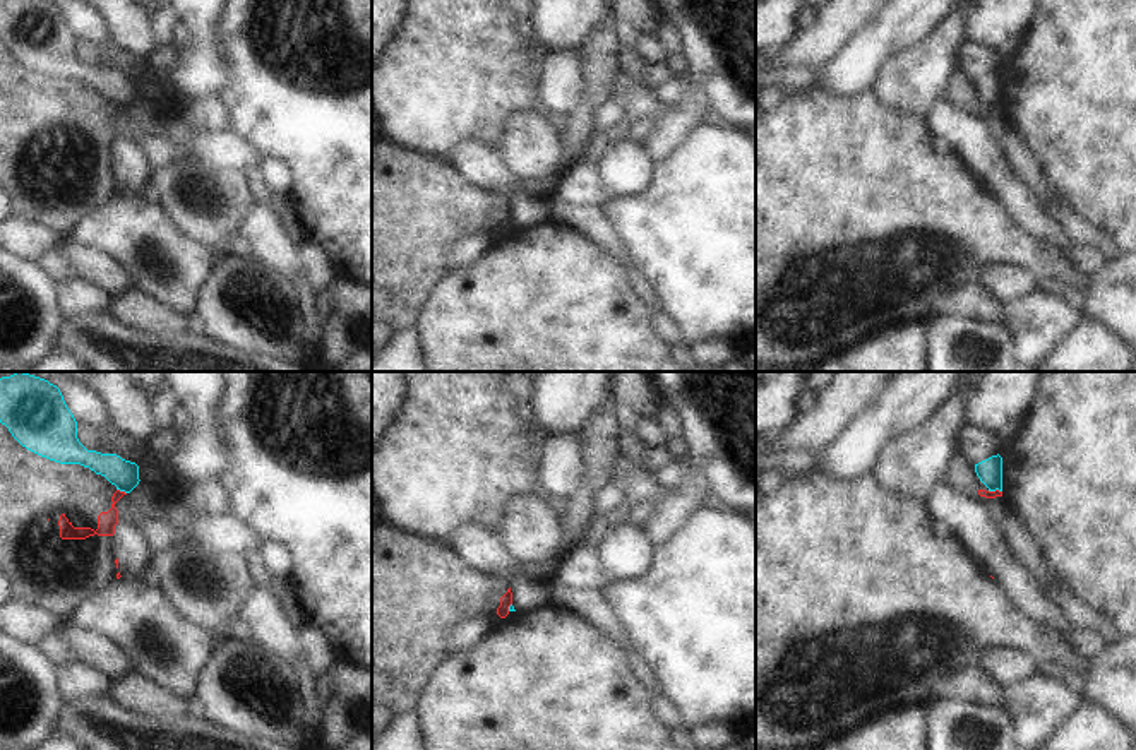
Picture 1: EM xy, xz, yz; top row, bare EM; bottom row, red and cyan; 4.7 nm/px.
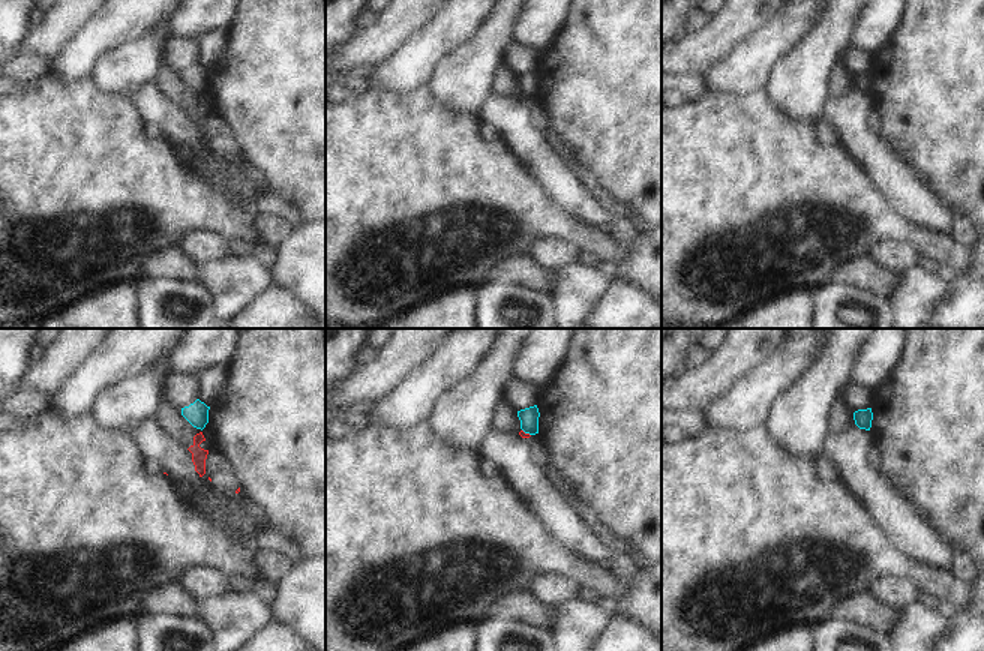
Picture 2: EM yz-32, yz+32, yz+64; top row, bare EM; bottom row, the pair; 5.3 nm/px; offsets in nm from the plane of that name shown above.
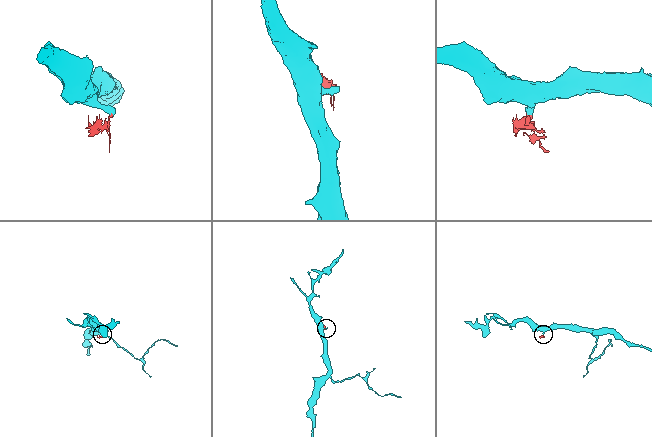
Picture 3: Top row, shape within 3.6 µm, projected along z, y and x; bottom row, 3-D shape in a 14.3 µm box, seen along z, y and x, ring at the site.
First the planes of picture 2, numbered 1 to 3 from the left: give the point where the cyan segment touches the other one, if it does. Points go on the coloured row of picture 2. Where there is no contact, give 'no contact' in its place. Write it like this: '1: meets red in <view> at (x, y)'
1: no contact
2: meets red in yz+32 at (527, 434)
3: no contact

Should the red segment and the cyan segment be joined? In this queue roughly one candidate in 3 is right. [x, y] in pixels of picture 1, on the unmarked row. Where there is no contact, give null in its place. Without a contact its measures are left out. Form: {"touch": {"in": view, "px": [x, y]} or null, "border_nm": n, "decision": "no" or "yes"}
{"touch": {"in": "xy", "px": [122, 108]}, "border_nm": 50, "decision": "no"}

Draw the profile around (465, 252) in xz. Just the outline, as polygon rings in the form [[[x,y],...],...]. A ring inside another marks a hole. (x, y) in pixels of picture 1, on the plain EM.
[[[483,231],[459,238],[449,248],[445,264],[451,267],[451,272],[461,267],[469,267],[483,259],[500,240],[502,235],[499,231]]]

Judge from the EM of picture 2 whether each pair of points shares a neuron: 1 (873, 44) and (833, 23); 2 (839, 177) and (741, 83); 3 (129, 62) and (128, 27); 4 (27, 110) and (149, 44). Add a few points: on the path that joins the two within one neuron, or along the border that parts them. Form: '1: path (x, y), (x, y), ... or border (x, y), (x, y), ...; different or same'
1: border (857, 15), (851, 27), (849, 44); different
2: border (764, 86), (743, 93), (716, 89); different
3: border (159, 26), (134, 41), (107, 48), (96, 59); different
4: border (90, 75), (99, 87), (122, 93); different

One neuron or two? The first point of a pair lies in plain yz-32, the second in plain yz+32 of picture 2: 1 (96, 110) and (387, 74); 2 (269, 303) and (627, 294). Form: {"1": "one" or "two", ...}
{"1": "two", "2": "one"}

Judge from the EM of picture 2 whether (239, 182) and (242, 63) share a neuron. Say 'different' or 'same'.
different

